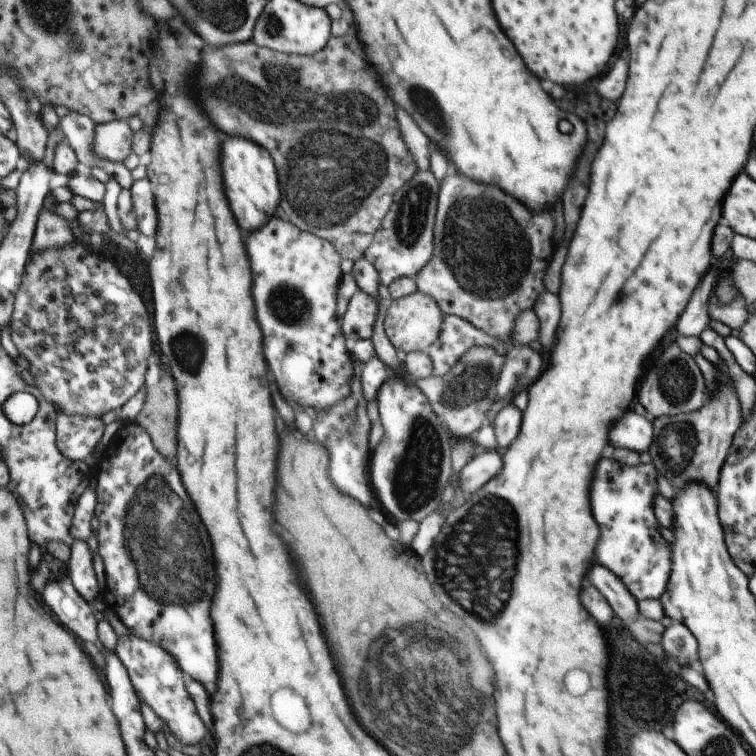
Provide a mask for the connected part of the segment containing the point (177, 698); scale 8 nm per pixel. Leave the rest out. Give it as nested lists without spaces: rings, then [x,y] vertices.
[[[132,632],[126,636],[119,636],[114,650],[120,662],[124,664],[124,668],[128,670],[128,676],[139,699],[144,700],[156,712],[156,716],[160,717],[166,726],[169,726],[179,744],[184,746],[200,744],[202,750],[209,753],[208,741],[212,739],[212,730],[204,726],[191,693],[187,691],[186,674],[179,667],[175,657],[167,650],[160,648],[159,644],[142,640]]]

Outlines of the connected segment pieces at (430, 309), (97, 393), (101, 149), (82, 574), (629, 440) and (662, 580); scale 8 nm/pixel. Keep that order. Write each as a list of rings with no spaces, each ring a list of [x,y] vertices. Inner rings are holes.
[[[416,290],[414,294],[389,302],[384,323],[386,336],[398,350],[404,350],[406,353],[426,352],[427,348],[440,336],[443,317],[444,314],[436,304],[436,300]]]
[[[74,239],[68,246],[30,255],[15,296],[10,329],[20,357],[29,363],[34,386],[55,409],[86,418],[102,418],[108,410],[124,406],[142,388],[152,354],[152,326],[146,306],[130,282],[114,264],[100,260],[86,248]]]
[[[126,119],[97,125],[92,150],[100,160],[123,163],[133,146],[132,130]]]
[[[75,540],[70,545],[71,556],[68,564],[70,580],[76,592],[90,604],[100,594],[96,573],[94,573],[93,555],[86,540]]]
[[[628,410],[620,420],[610,426],[608,442],[616,448],[628,448],[636,452],[645,452],[652,446],[652,422],[644,416]]]
[[[600,458],[590,486],[590,506],[600,528],[600,538],[594,550],[600,565],[613,572],[636,600],[659,599],[670,572],[670,543],[660,534],[660,524],[654,514],[654,496],[658,494],[658,474],[652,463],[637,466],[620,464],[610,458]]]

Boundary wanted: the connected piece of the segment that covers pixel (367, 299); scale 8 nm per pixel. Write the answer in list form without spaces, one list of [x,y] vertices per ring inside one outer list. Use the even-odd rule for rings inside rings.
[[[358,291],[348,303],[346,312],[340,317],[340,332],[346,336],[347,346],[357,340],[370,340],[378,318],[378,301],[374,296]]]

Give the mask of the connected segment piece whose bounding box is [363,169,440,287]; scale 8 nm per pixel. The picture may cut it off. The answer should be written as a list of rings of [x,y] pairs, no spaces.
[[[418,169],[408,182],[394,192],[392,204],[363,256],[376,268],[380,284],[389,287],[398,278],[415,277],[430,262],[433,255],[438,190],[440,182],[436,180],[436,176],[430,170]]]

